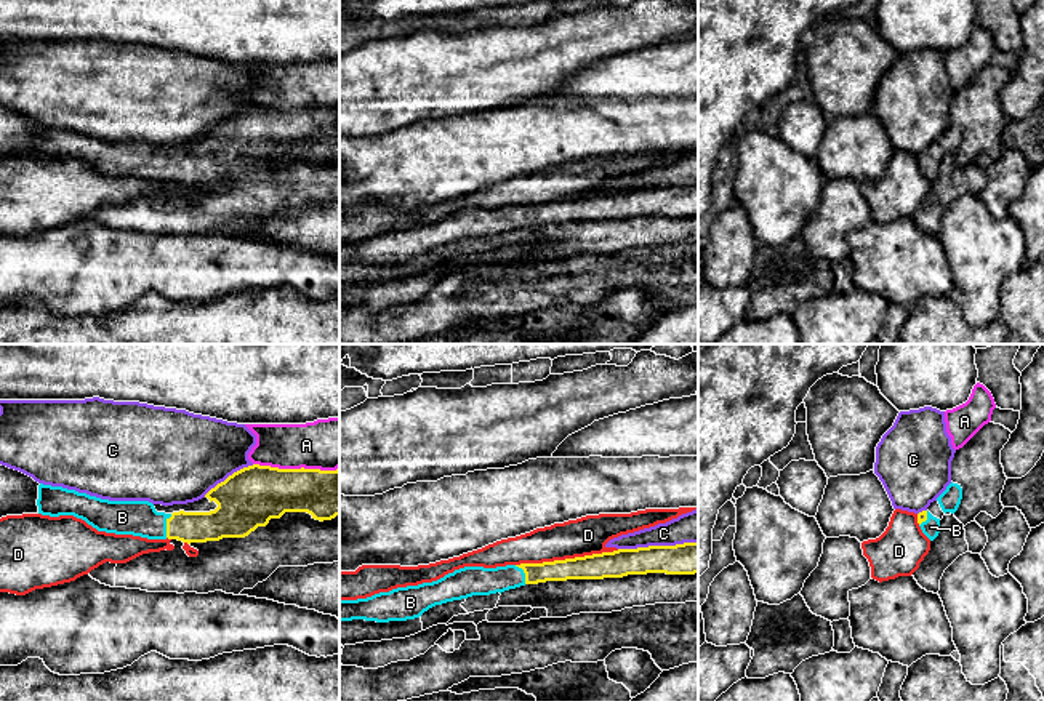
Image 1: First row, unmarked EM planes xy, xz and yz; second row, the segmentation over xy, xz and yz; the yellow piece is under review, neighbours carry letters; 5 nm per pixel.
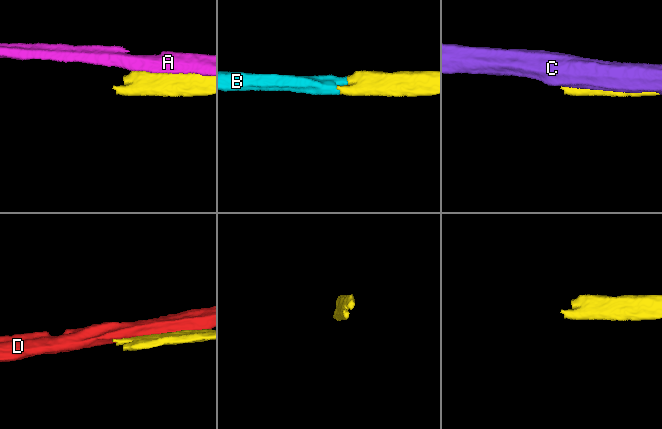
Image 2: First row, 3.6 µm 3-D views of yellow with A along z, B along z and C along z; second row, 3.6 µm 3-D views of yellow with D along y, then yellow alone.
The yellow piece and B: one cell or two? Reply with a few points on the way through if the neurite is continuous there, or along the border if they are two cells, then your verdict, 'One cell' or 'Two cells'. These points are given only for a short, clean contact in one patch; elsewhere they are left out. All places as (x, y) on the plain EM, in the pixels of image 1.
Path across: xy (189, 168), (167, 167), (122, 159). One cell

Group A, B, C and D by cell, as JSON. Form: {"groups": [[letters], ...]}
{"groups": [["A"], ["B"], ["C"], ["D"]]}

